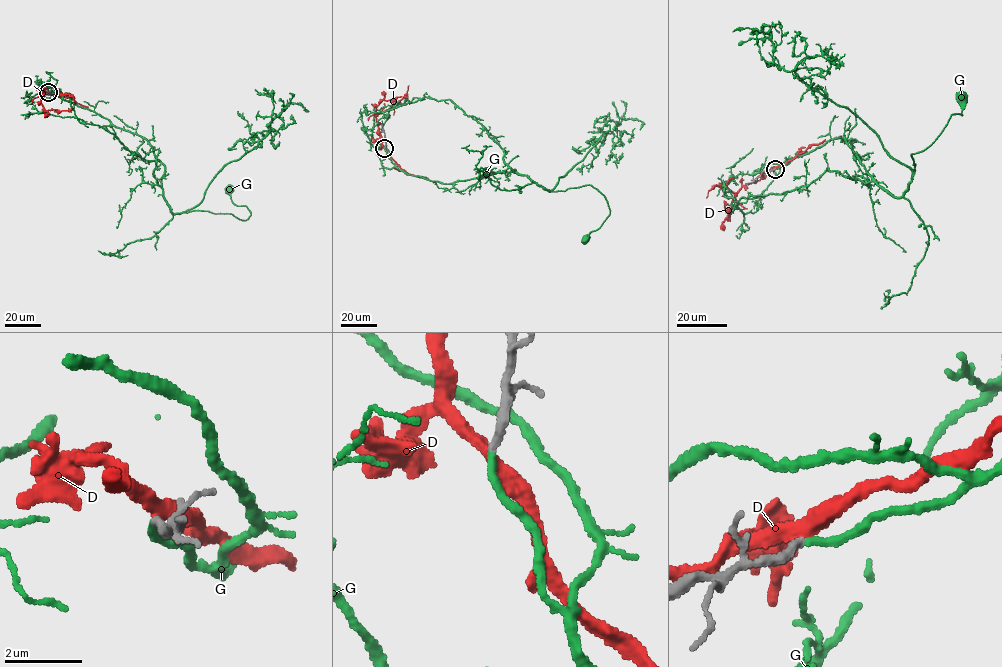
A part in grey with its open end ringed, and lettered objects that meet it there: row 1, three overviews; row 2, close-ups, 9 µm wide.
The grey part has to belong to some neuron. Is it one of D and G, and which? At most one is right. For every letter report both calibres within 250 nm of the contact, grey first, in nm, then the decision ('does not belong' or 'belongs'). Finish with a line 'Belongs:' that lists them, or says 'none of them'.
D: 220 nm thick on the grey side, 360 nm on the other; does not belong
G: 220 nm thick on the grey side, 200 nm on the other; belongs
Belongs: G

